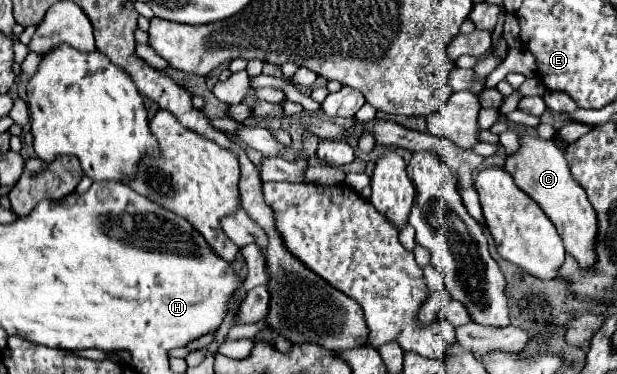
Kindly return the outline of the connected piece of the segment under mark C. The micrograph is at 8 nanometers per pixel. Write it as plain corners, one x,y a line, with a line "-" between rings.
521,133
519,141
521,141
521,147
507,157
505,171
511,173
519,189
529,193
529,197
543,207
545,215
555,223
559,235
563,237
565,251
571,253
581,267
593,265
597,215
587,199
585,189
573,179
573,175
569,175
569,165
565,163
563,147
559,147
555,139
539,139
529,133

